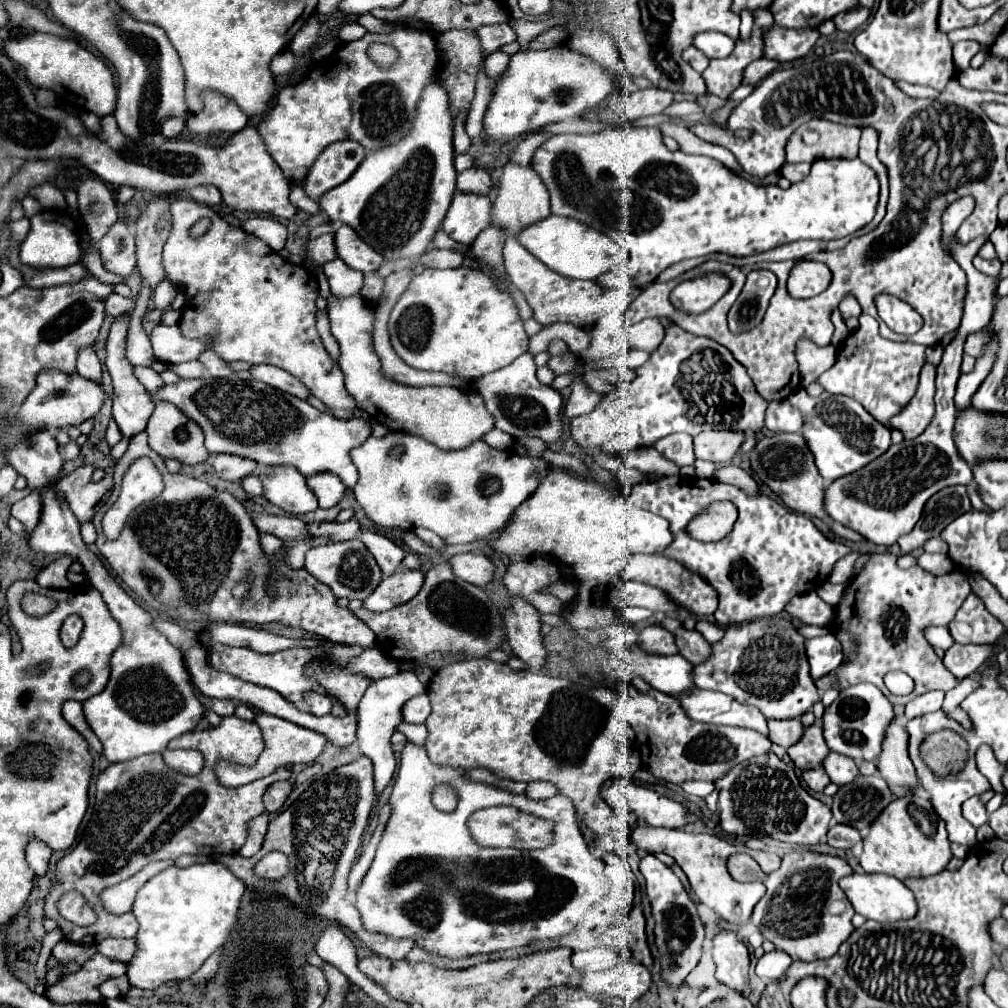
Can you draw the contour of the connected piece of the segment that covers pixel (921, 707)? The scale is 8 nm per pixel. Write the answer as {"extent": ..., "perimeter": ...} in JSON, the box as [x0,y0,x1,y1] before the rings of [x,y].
{"extent":[905,690,945,720],"perimeter":[[[934,690],[914,698],[905,707],[905,717],[911,720],[940,710],[944,697],[945,692]]]}

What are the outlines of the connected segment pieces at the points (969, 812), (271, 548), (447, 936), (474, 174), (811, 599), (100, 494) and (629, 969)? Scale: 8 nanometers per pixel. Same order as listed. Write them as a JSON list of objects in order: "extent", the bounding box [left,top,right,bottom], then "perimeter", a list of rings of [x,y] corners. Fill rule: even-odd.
[{"extent":[962,796,988,828],"perimeter":[[[980,796],[968,798],[968,800],[962,804],[962,810],[964,810],[964,818],[966,818],[974,828],[978,828],[978,826],[982,826],[982,824],[988,822],[988,814],[986,814],[986,808],[984,808]]]},{"extent":[260,532,282,554],"perimeter":[[[262,532],[260,538],[262,538],[262,548],[264,548],[266,554],[276,554],[280,550],[280,546],[282,546],[282,540],[278,536],[274,536],[274,534]]]},{"extent":[356,742,625,958],"perimeter":[[[408,742],[402,750],[390,804],[392,804],[392,814],[386,824],[382,842],[378,844],[376,858],[356,890],[356,908],[360,912],[364,930],[386,932],[394,938],[412,938],[416,944],[420,944],[422,948],[426,948],[432,954],[460,958],[460,956],[472,956],[472,954],[482,954],[482,952],[526,946],[528,942],[536,942],[536,940],[544,940],[544,938],[560,938],[586,918],[586,914],[590,912],[590,908],[588,909],[590,904],[596,904],[597,910],[603,912],[598,914],[598,920],[602,920],[600,930],[598,930],[602,942],[592,948],[602,948],[602,946],[610,948],[604,940],[606,932],[608,932],[608,929],[605,930],[604,914],[615,916],[616,902],[619,903],[617,899],[619,899],[620,892],[618,891],[625,891],[623,866],[622,864],[618,864],[616,867],[609,865],[607,868],[602,860],[598,860],[596,856],[590,854],[588,842],[584,840],[578,820],[576,820],[576,810],[568,798],[552,796],[548,800],[534,802],[534,800],[528,800],[524,794],[516,796],[516,794],[510,794],[504,790],[496,790],[488,784],[470,782],[464,778],[464,770],[434,766],[428,760],[426,750],[422,746],[414,746]],[[438,784],[450,784],[458,796],[458,806],[450,814],[440,812],[432,804],[430,790],[436,788]],[[486,806],[514,806],[514,808],[534,814],[538,818],[552,820],[554,842],[540,850],[478,846],[470,838],[466,820],[472,812],[486,808]]]},{"extent":[456,166,492,194],"perimeter":[[[472,166],[464,172],[458,174],[456,178],[456,188],[464,192],[474,192],[474,194],[488,194],[492,186],[490,174],[478,166]]]},{"extent":[786,592,834,626],"perimeter":[[[816,592],[808,594],[798,594],[788,602],[786,612],[800,618],[806,624],[816,624],[816,626],[830,626],[834,618],[834,608],[828,606]]]},{"extent":[54,465,112,524],"perimeter":[[[83,465],[54,484],[54,490],[64,496],[80,524],[92,520],[100,500],[112,490],[112,472],[108,470],[100,482],[90,482],[94,470],[96,466]]]},{"extent":[580,960,650,1000],"perimeter":[[[628,960],[612,970],[582,974],[580,988],[596,996],[636,1000],[650,988],[650,970],[636,960]]]}]

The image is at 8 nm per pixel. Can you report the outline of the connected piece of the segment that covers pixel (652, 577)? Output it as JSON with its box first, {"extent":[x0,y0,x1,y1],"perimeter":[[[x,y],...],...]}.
{"extent":[622,554,718,616],"perimeter":[[[636,554],[628,558],[628,564],[622,572],[624,582],[626,580],[638,580],[638,582],[646,582],[650,586],[662,588],[664,592],[668,592],[668,596],[678,602],[682,608],[698,614],[698,616],[710,616],[714,614],[716,606],[718,606],[718,598],[716,598],[716,590],[712,590],[712,586],[708,586],[708,582],[704,582],[698,574],[692,574],[692,570],[688,570],[682,562],[676,562],[672,558],[654,554]]]}

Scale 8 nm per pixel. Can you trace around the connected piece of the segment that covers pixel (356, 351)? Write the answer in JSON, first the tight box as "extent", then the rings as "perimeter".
{"extent":[328,296,494,450],"perimeter":[[[350,296],[336,300],[328,298],[328,318],[332,336],[340,344],[340,370],[344,372],[344,386],[358,402],[358,408],[366,410],[388,430],[404,430],[426,438],[444,450],[466,448],[470,442],[482,438],[494,428],[492,416],[478,394],[462,394],[454,386],[424,386],[412,388],[396,384],[380,376],[380,360],[372,348],[372,320],[374,310],[366,306],[364,298]]]}

